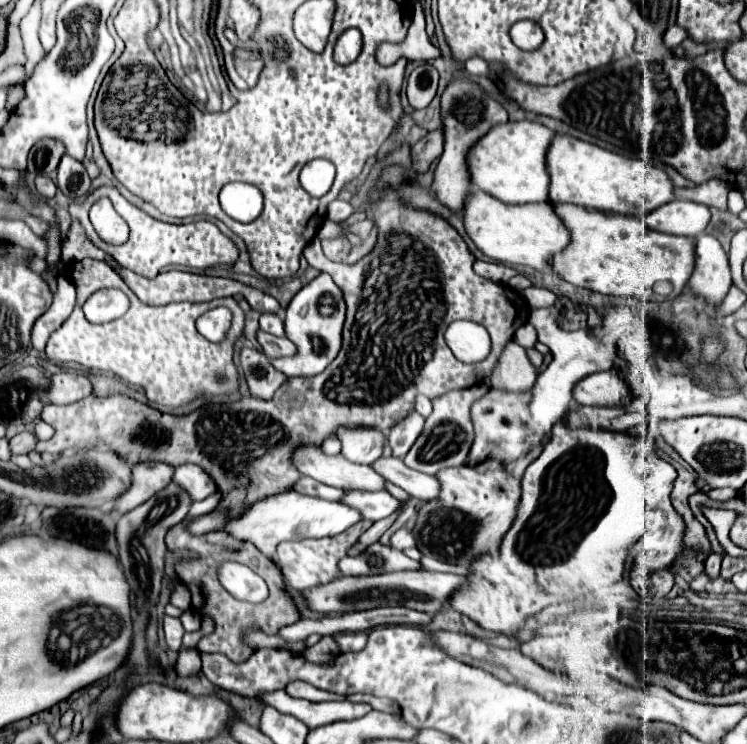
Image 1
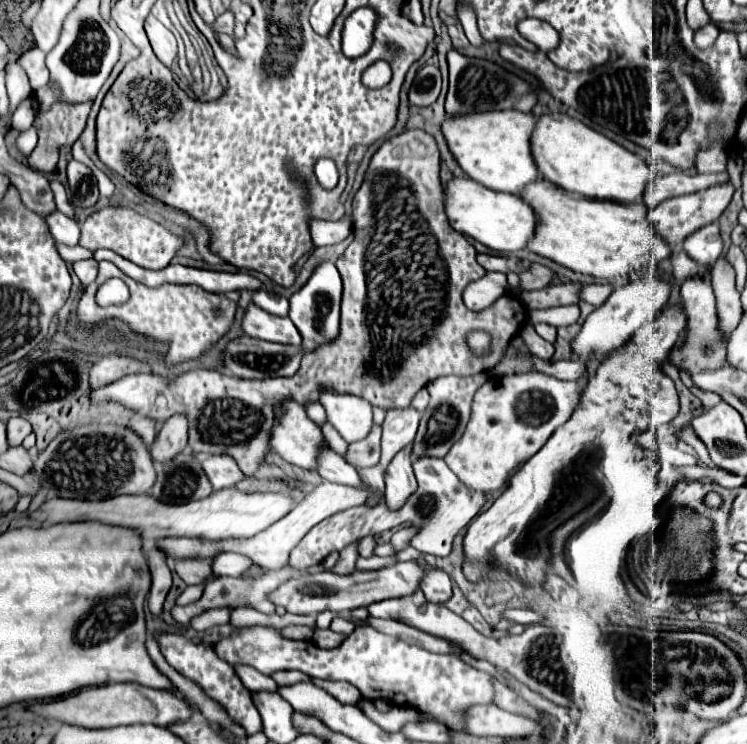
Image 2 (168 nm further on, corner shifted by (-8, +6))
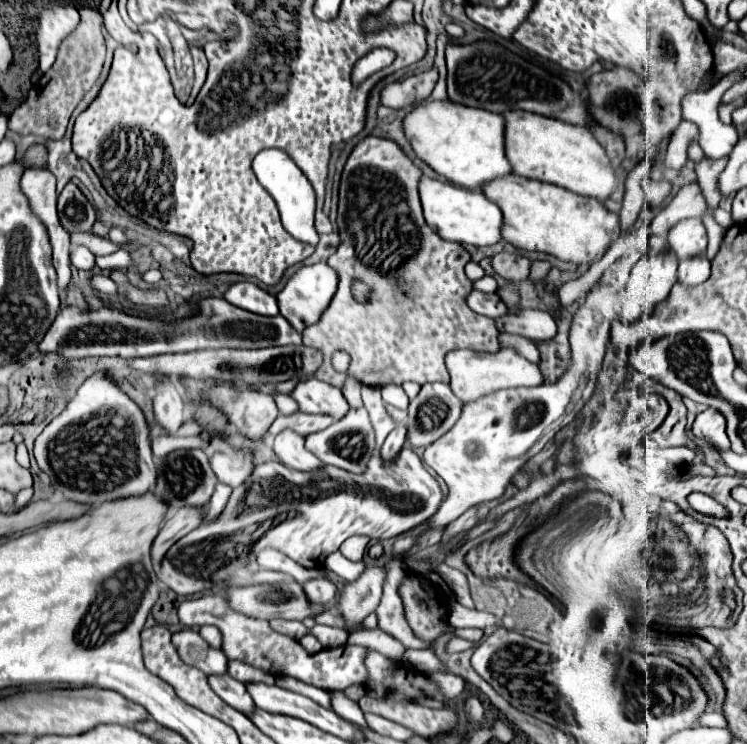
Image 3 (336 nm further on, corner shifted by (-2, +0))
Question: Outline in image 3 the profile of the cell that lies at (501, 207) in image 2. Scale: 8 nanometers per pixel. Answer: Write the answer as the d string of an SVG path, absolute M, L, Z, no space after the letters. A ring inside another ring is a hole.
M430 177L420 179L418 193L420 193L420 203L422 203L422 211L424 211L424 219L428 227L436 231L438 237L442 237L444 241L486 247L502 239L500 235L502 213L482 193L468 191L464 187L456 187L452 183L444 183L444 181L430 179Z

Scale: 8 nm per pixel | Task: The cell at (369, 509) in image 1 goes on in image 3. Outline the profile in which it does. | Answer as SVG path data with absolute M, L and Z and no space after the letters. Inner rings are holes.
M284 429L280 435L276 435L272 449L278 459L292 469L306 471L322 467L322 463L308 449L304 449L304 437L294 433L292 429Z

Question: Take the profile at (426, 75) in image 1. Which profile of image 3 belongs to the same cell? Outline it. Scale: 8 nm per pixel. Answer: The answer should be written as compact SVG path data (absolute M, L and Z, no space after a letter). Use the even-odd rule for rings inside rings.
M432 67L430 71L416 73L400 83L386 85L380 91L380 103L392 109L404 109L416 101L424 101L430 97L434 85L438 81L438 69Z

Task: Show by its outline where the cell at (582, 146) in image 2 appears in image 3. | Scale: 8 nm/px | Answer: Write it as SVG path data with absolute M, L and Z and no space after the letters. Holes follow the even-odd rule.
M504 111L506 159L520 177L554 183L586 197L606 199L616 189L616 173L596 137L578 125L528 111Z

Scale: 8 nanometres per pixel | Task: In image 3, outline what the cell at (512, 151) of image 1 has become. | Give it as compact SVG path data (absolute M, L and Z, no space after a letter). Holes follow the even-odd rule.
M426 99L402 119L402 129L416 157L450 183L476 189L484 181L512 173L504 153L504 119L486 109L474 109L450 99Z

